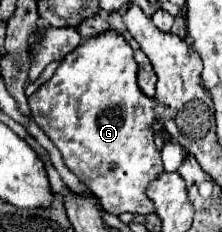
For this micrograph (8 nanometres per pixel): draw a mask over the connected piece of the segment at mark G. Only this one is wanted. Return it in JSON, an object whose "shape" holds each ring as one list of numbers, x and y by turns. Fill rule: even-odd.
{"shape":[[107,30,99,36,87,38,59,64,57,72,49,82,45,82,29,98,31,116,37,126,51,138,51,142,61,150,67,168,99,198,103,210,109,214,151,214,155,212,153,202,145,196,145,188,163,170,161,154,153,142,153,122,155,122,155,100,147,98,137,86,137,62,133,58,133,48,127,44,121,32]]}

